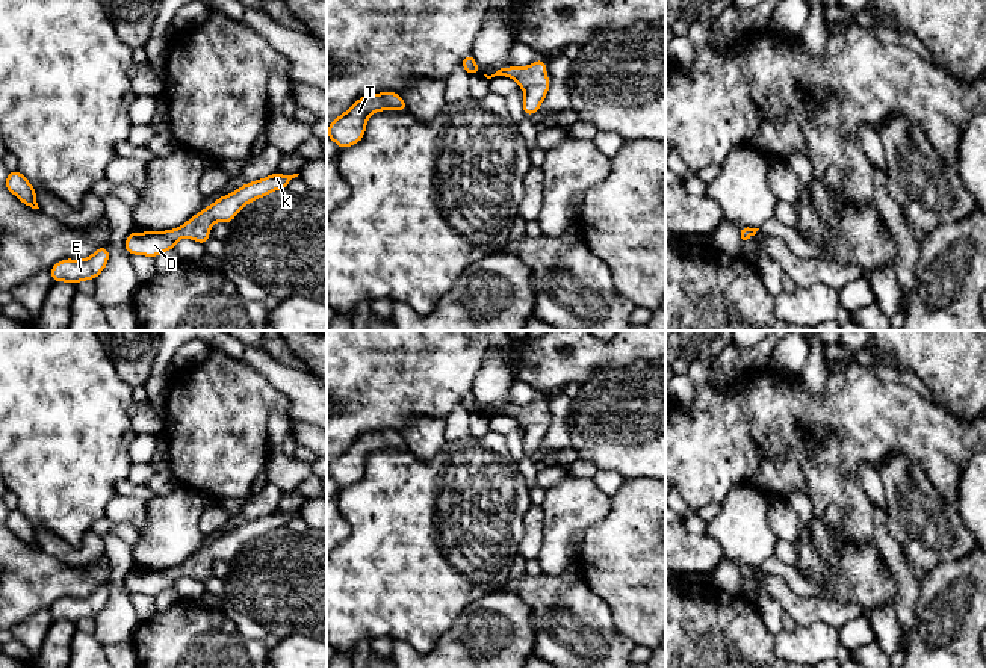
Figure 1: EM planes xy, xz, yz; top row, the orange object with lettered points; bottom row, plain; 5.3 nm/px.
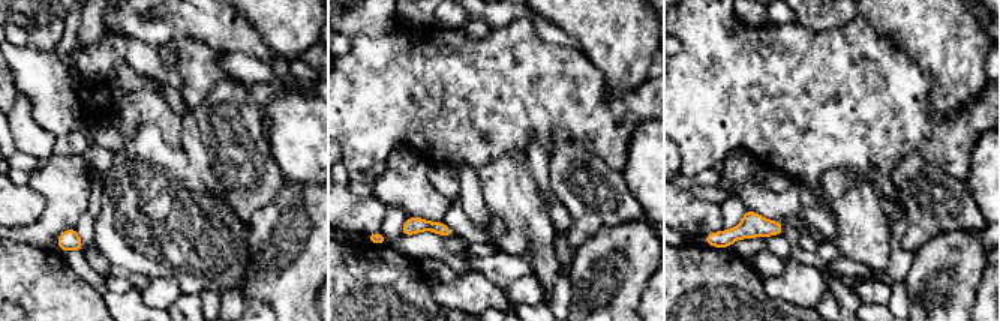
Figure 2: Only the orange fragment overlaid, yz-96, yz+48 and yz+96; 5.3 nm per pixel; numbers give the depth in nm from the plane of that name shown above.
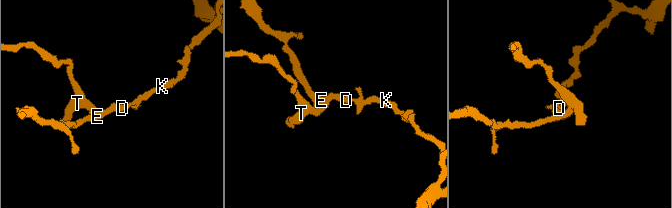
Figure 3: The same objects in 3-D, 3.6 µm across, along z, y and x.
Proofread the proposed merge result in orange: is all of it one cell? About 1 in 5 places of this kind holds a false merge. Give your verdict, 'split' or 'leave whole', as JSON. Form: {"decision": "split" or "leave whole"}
{"decision": "leave whole"}

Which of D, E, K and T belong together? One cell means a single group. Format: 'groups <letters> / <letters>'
groups D E K T

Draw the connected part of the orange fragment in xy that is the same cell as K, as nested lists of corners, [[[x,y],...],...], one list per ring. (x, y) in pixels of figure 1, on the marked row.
[[[272,174],[266,178],[243,184],[236,192],[221,196],[213,204],[194,215],[186,224],[168,231],[153,233],[130,233],[126,239],[124,248],[130,255],[142,254],[147,257],[157,257],[159,254],[174,249],[180,237],[188,237],[203,245],[207,243],[209,230],[213,222],[222,221],[230,224],[237,212],[251,201],[266,196],[274,190],[284,189],[293,175]]]

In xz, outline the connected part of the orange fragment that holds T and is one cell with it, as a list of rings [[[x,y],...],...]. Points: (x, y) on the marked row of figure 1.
[[[396,92],[369,94],[357,100],[342,116],[328,124],[327,136],[339,148],[351,147],[364,136],[367,118],[380,110],[407,112],[407,104]]]

